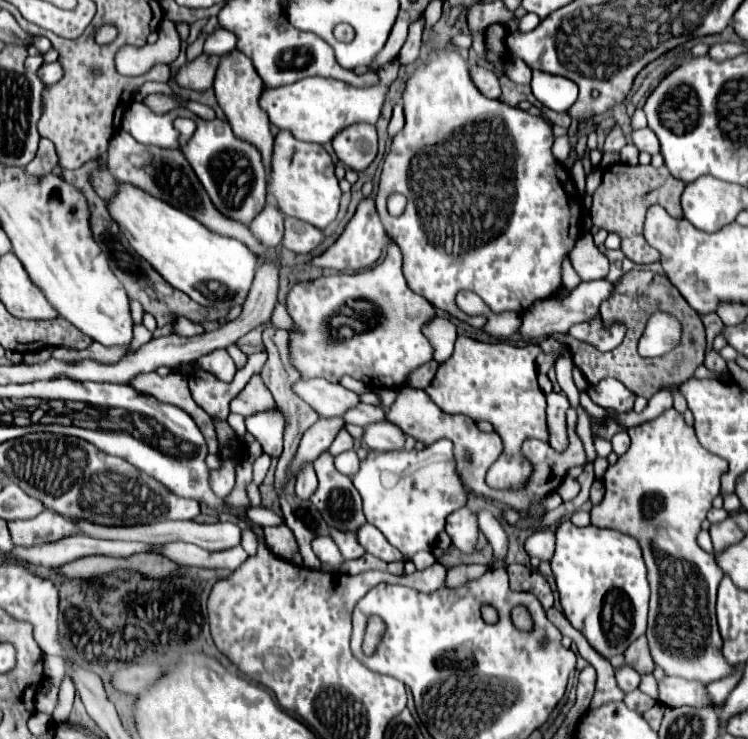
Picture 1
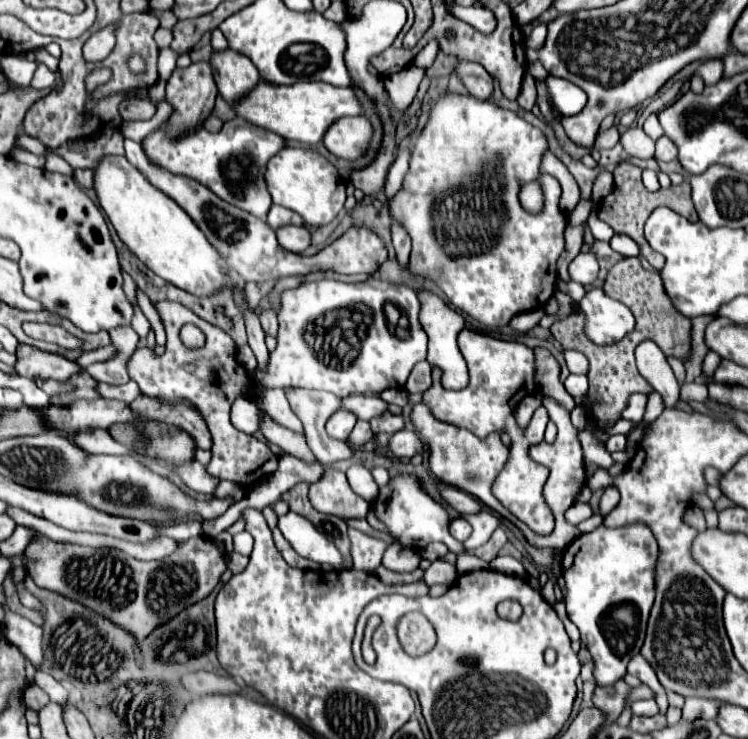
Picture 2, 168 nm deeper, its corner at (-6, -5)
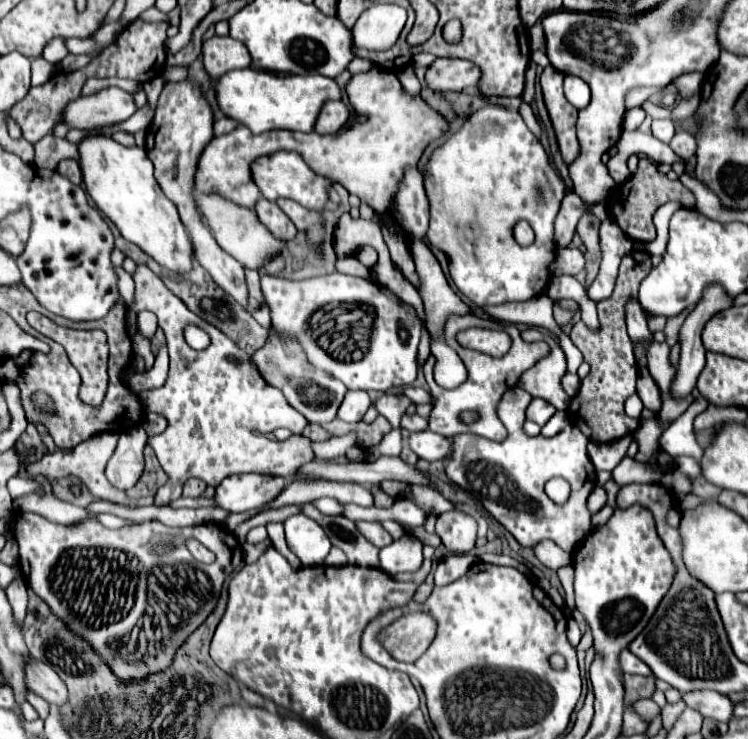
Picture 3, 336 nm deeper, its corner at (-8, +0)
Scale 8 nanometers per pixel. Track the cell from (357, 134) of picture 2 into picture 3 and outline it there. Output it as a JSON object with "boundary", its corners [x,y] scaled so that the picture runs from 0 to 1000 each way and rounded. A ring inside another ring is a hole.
{"boundary":[[[456,135],[434,138],[418,176],[424,181],[451,181],[464,168],[464,162],[467,162],[467,146],[461,138]]]}

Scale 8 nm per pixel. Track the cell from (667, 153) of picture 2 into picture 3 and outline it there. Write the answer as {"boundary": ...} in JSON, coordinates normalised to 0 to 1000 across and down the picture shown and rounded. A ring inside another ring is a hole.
{"boundary":[[[905,176],[900,189],[894,192],[894,198],[916,217],[932,206],[932,189],[926,187],[926,181],[918,181],[916,176]]]}

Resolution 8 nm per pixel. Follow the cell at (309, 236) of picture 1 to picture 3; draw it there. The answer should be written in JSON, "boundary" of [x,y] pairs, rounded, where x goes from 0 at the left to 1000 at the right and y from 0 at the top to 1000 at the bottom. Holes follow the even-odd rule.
{"boundary":[[[349,268],[341,279],[344,295],[349,303],[354,303],[354,309],[373,325],[392,325],[397,317],[397,309],[392,306],[392,300],[381,292],[378,284],[373,284],[373,279],[368,273],[360,273],[354,268]]]}

